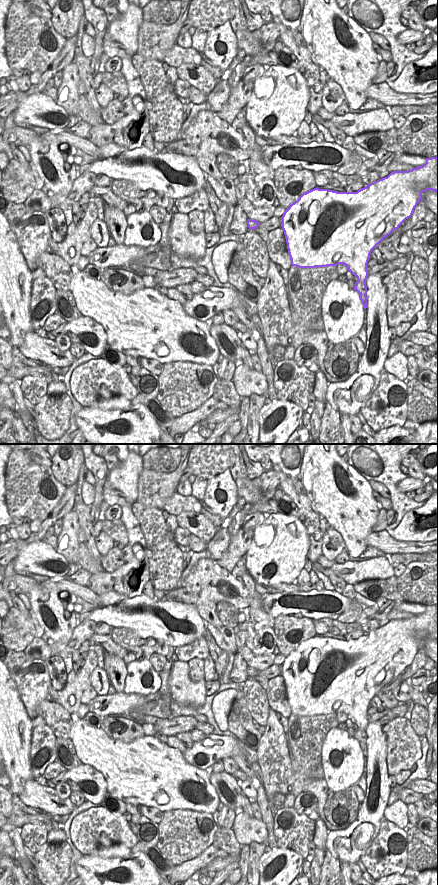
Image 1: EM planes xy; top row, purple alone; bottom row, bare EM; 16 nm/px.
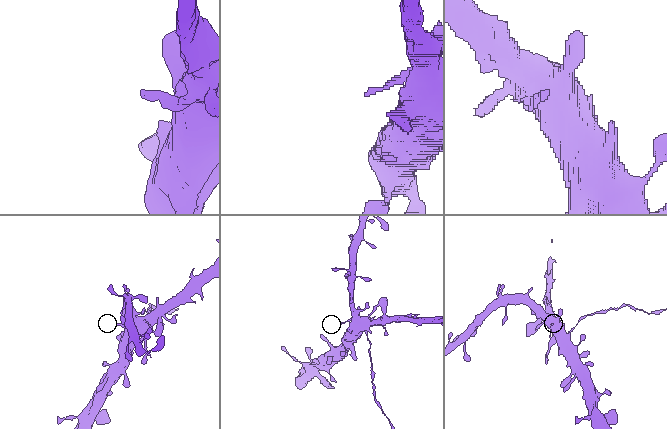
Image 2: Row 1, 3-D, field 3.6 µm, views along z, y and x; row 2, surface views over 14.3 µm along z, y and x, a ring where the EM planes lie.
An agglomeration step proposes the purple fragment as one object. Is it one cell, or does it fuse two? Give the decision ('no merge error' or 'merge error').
merge error

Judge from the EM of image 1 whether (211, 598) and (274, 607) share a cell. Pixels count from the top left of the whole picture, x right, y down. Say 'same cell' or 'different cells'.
different cells

